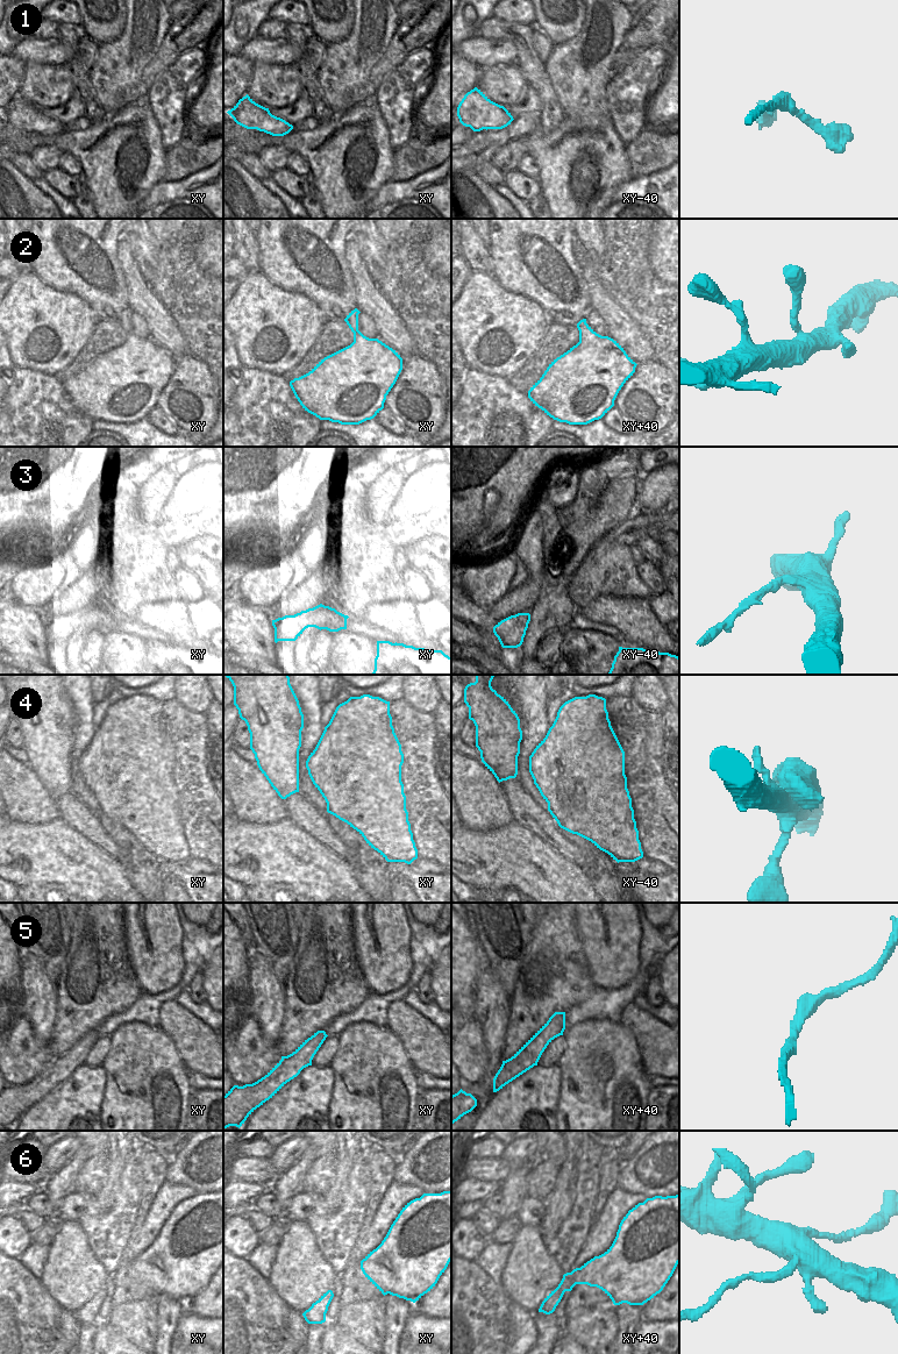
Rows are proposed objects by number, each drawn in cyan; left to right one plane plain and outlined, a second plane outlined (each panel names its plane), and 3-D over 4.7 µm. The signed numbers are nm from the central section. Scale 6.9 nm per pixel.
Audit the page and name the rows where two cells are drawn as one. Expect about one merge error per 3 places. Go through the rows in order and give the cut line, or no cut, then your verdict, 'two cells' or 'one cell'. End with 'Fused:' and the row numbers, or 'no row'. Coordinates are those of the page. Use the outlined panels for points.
1: cut none; one cell
2: cut none; one cell
3: cut xy (300, 612), (304, 617), (305, 628); two cells
4: cut none; one cell
5: cut none; one cell
6: cut xy+40 (556, 1288), (564, 1291); two cells
Fused: 3, 6

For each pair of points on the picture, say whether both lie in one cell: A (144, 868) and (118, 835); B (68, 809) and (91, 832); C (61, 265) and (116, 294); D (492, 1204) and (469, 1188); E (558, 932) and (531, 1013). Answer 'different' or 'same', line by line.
A: same
B: same
C: same
D: different
E: same

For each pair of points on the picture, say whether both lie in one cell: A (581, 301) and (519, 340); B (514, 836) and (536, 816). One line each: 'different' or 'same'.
A: different
B: different

